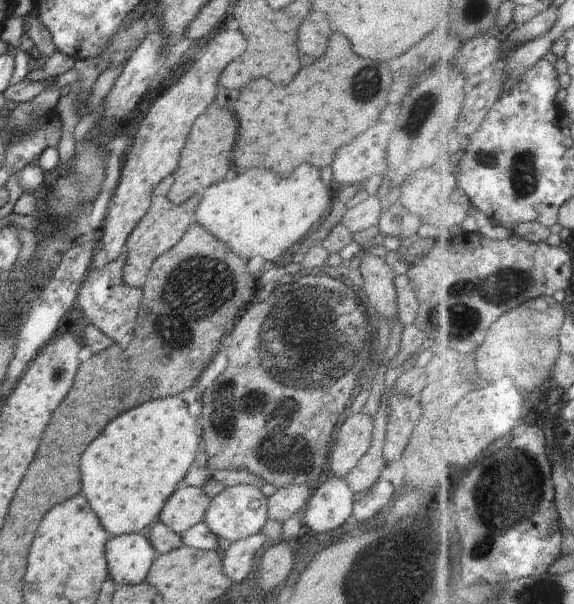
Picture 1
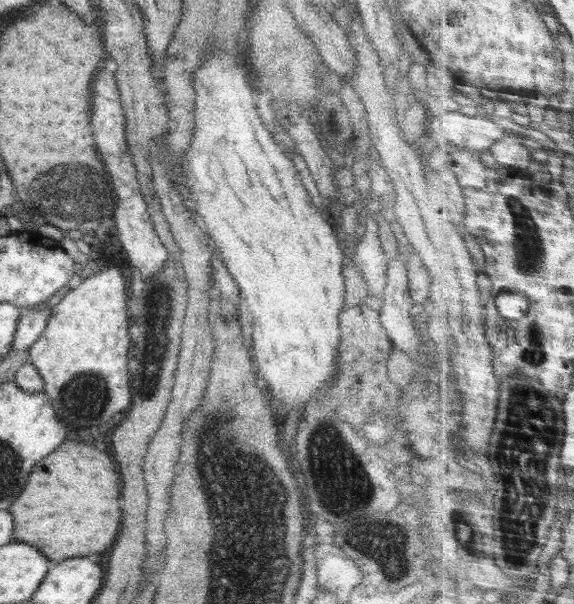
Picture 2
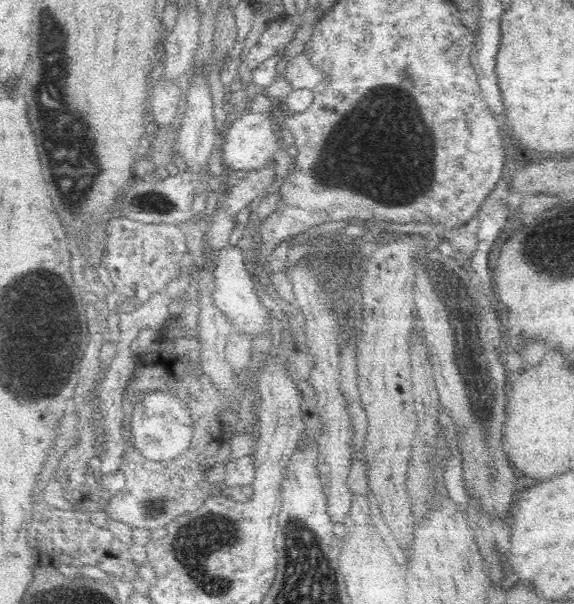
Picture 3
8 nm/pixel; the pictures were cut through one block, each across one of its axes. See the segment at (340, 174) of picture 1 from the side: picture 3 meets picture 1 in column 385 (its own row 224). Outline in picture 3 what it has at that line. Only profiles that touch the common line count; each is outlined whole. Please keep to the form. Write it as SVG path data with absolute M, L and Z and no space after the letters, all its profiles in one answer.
M112 218L110 222L106 222L106 252L104 265L110 274L112 282L114 282L115 291L119 295L126 295L134 298L136 303L146 302L154 292L160 292L166 288L166 284L178 274L178 262L186 254L187 242L184 232L174 226L174 224L148 224L136 222L136 220L128 220L128 218Z

